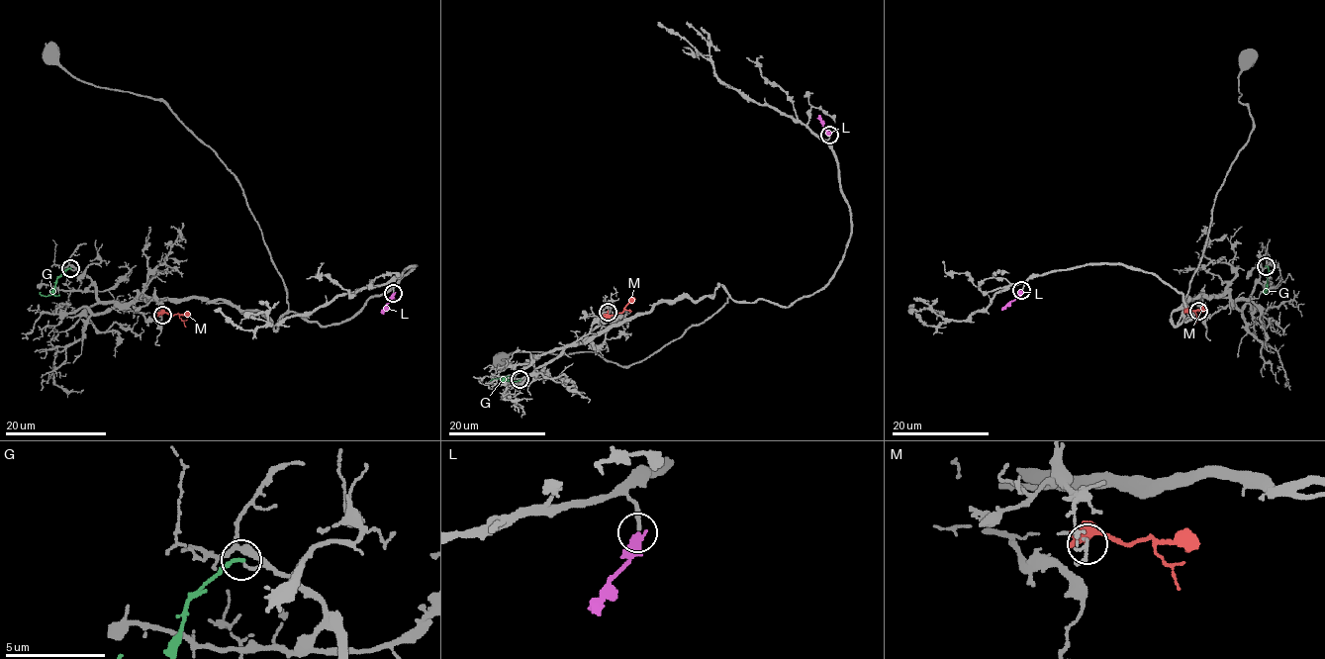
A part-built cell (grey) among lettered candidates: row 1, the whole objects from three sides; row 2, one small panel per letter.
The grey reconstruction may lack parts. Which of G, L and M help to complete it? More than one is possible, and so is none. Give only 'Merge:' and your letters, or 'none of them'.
Merge: L

